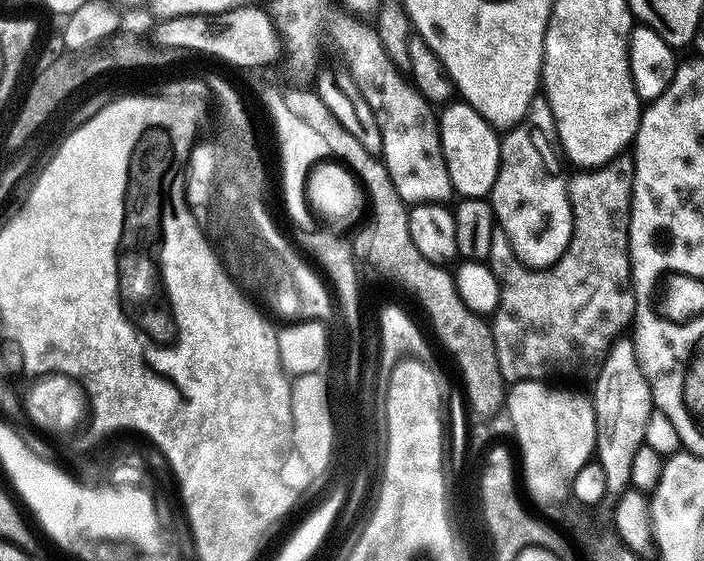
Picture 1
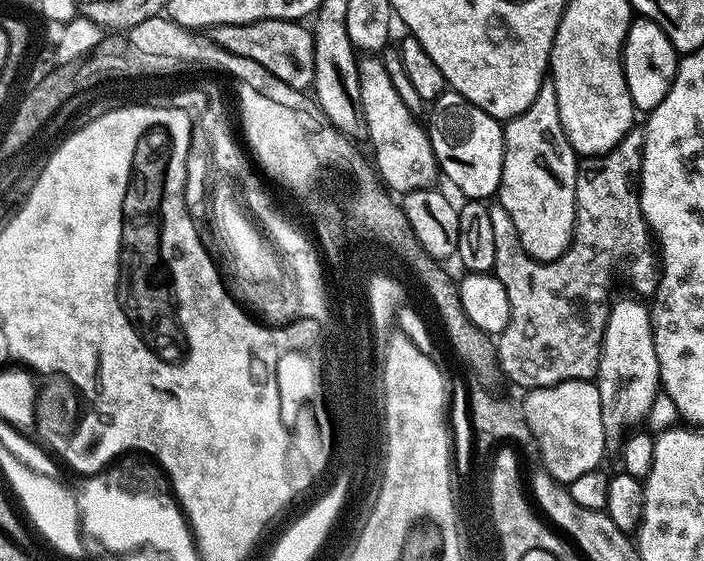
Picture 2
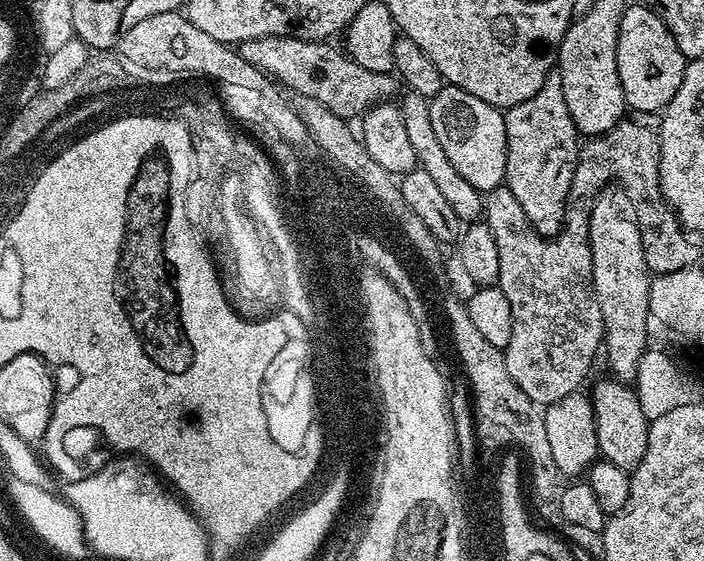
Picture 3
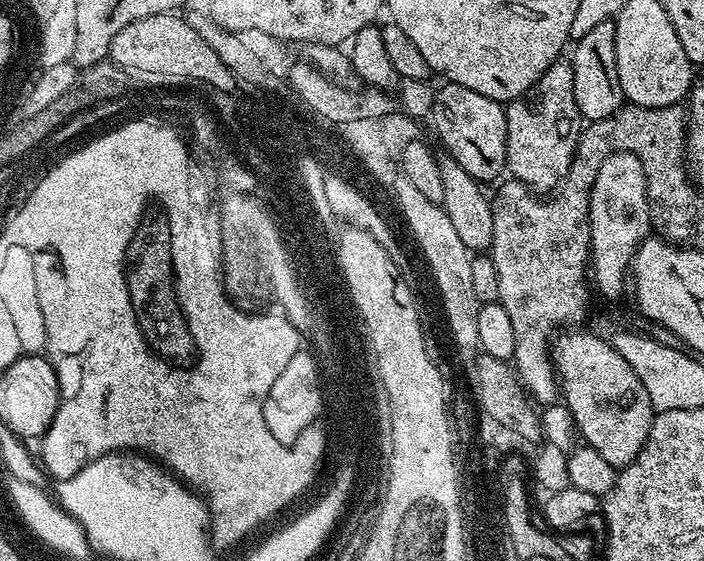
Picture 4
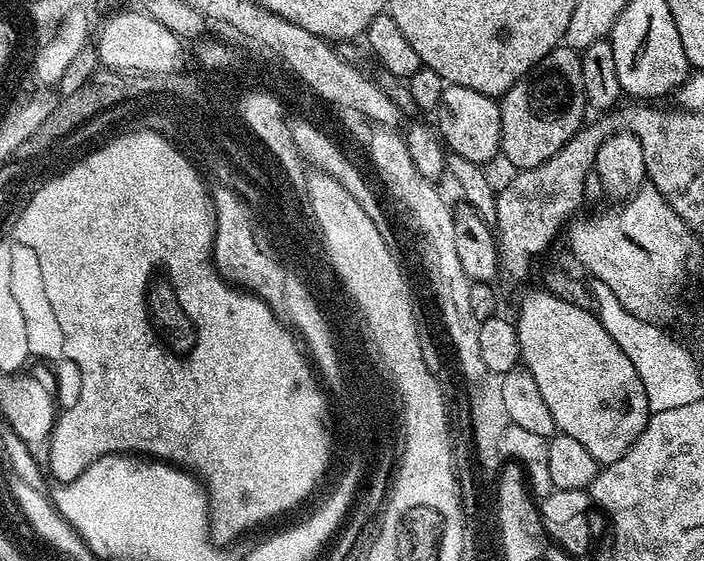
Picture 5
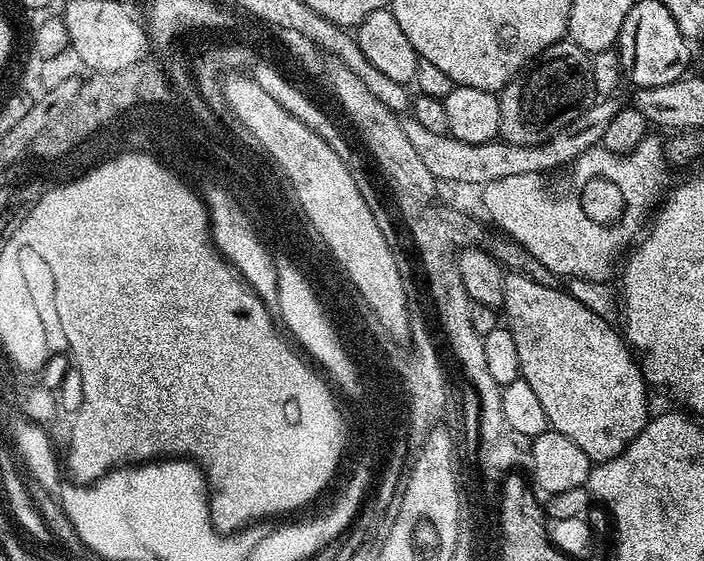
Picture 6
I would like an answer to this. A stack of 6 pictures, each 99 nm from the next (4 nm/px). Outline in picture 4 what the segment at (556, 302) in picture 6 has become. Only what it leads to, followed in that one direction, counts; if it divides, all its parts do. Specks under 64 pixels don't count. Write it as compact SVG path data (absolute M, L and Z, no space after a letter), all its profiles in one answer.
M590 330L561 331L551 341L550 351L562 385L562 403L573 416L579 439L617 470L634 462L650 434L654 411L630 363L618 354L612 342L603 341Z

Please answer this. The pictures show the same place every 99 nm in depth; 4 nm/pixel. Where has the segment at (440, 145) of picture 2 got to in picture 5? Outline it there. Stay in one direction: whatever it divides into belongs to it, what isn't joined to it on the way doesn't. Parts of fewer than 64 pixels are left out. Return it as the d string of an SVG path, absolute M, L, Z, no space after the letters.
M449 84L442 94L442 102L438 109L438 135L451 155L460 155L466 162L474 162L488 166L500 151L500 105L486 94L478 94L478 90L470 90L466 86Z

